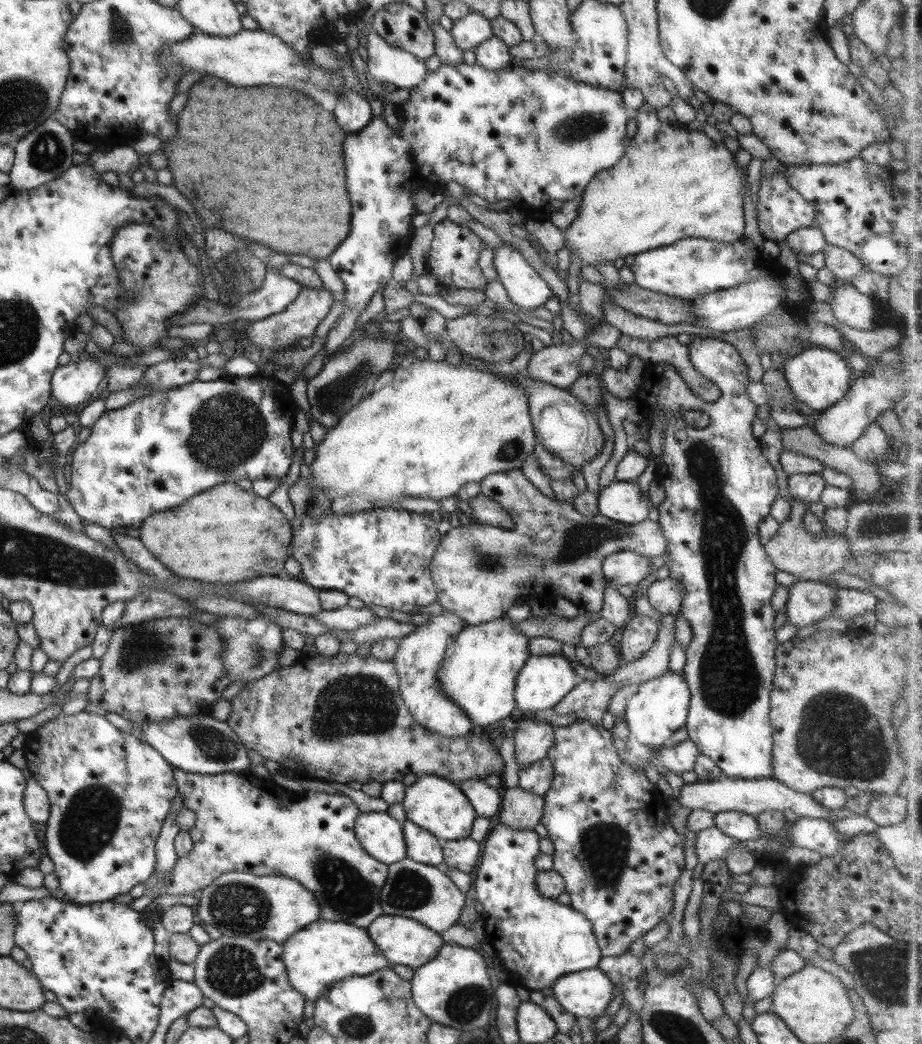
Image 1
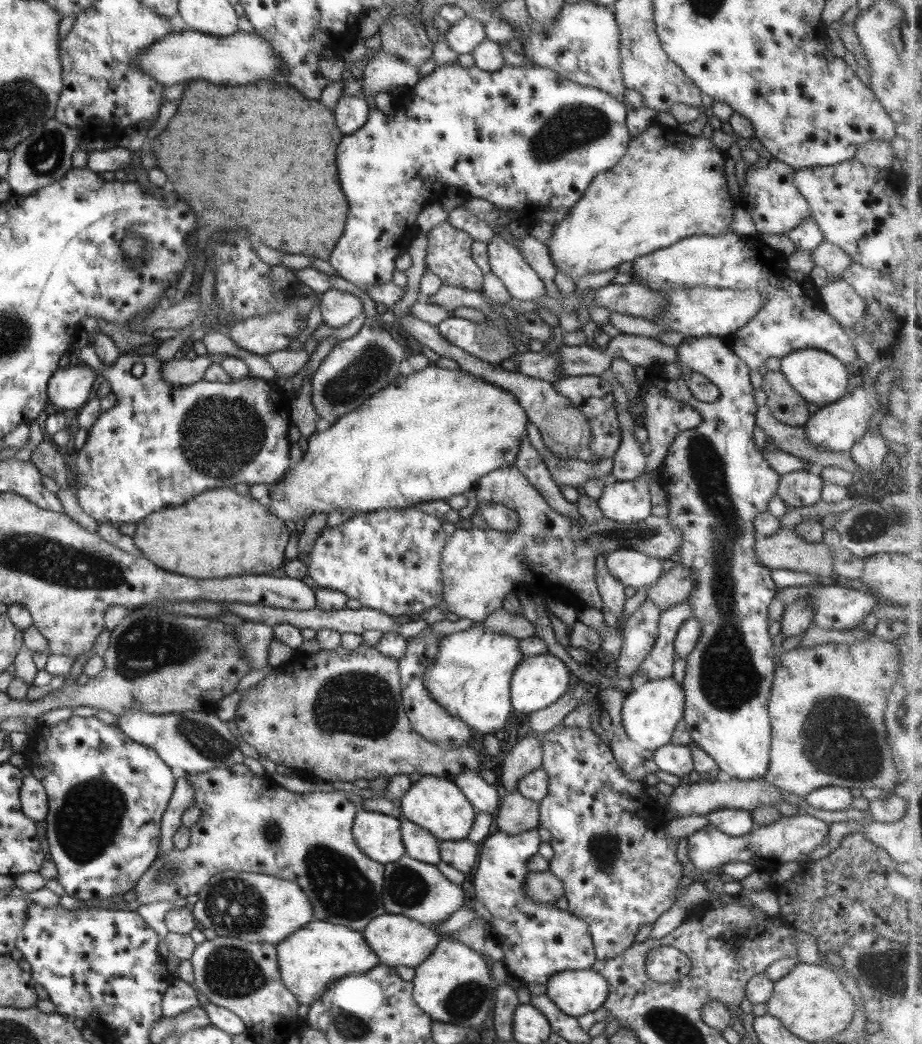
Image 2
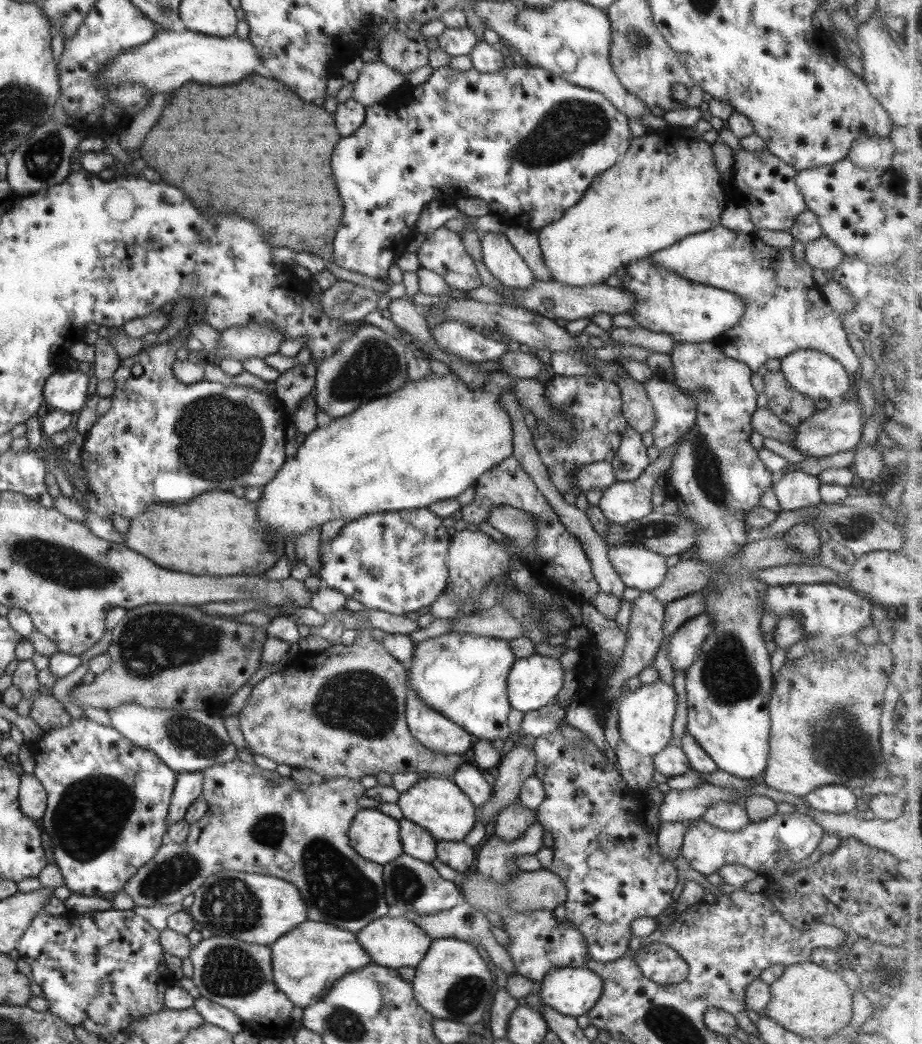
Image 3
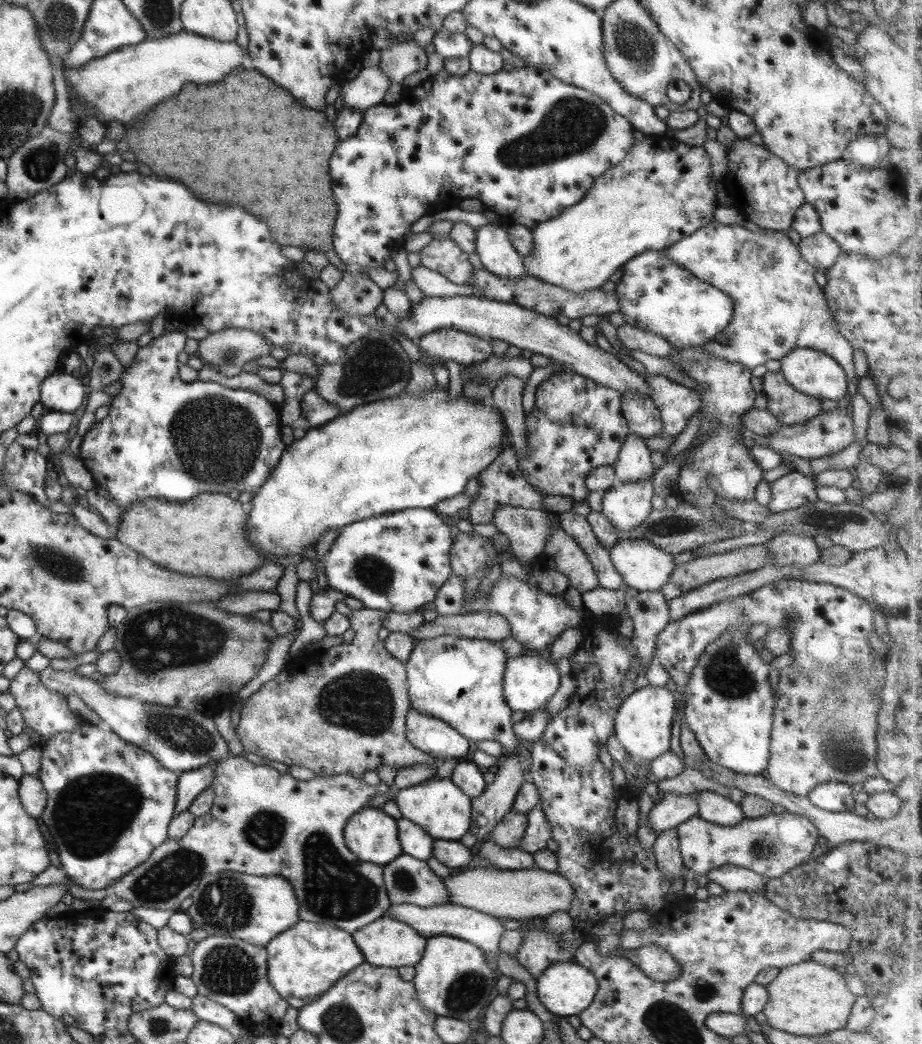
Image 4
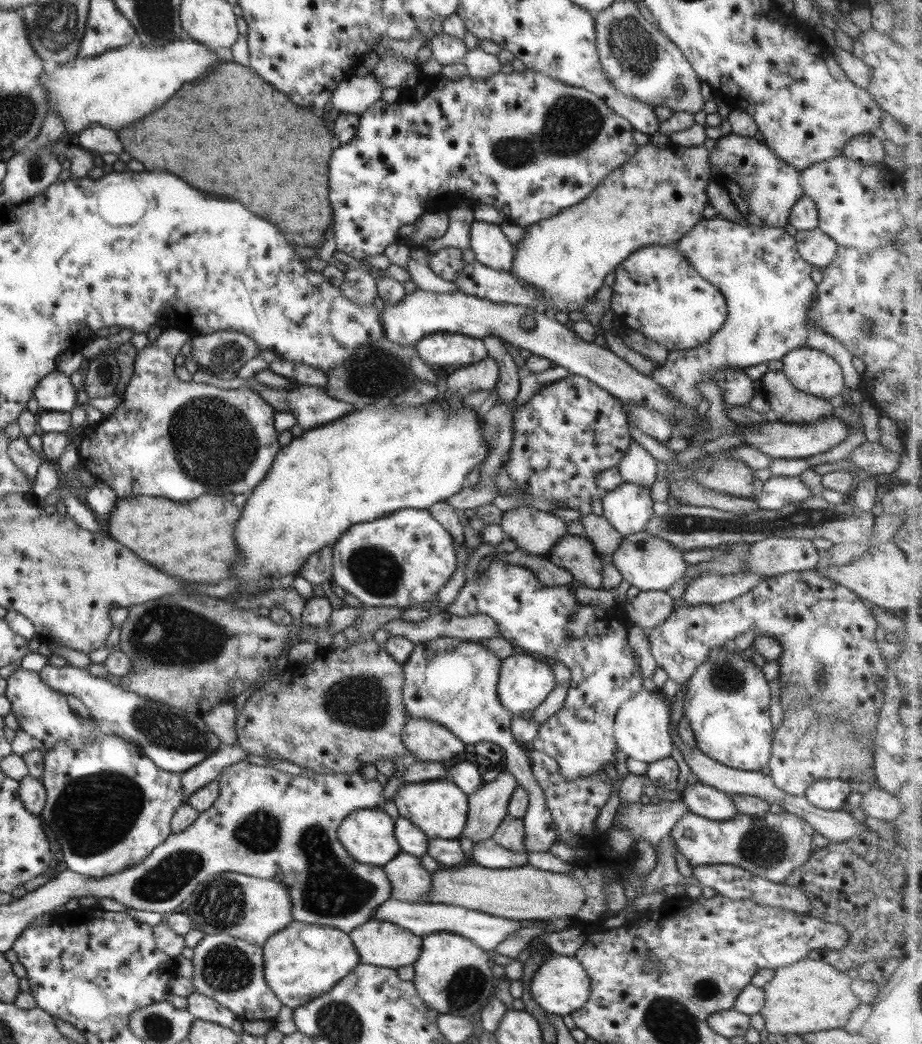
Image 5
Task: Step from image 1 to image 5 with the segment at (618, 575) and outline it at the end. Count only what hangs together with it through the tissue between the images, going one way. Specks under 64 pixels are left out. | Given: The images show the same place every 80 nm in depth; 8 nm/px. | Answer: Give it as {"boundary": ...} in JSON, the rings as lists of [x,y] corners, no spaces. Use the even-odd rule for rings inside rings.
{"boundary":[[[637,532],[622,536],[617,551],[609,558],[610,564],[619,572],[622,580],[640,591],[665,591],[671,584],[675,584],[685,575],[688,565],[683,561],[678,548],[667,544],[665,540],[650,536],[645,532]]]}

